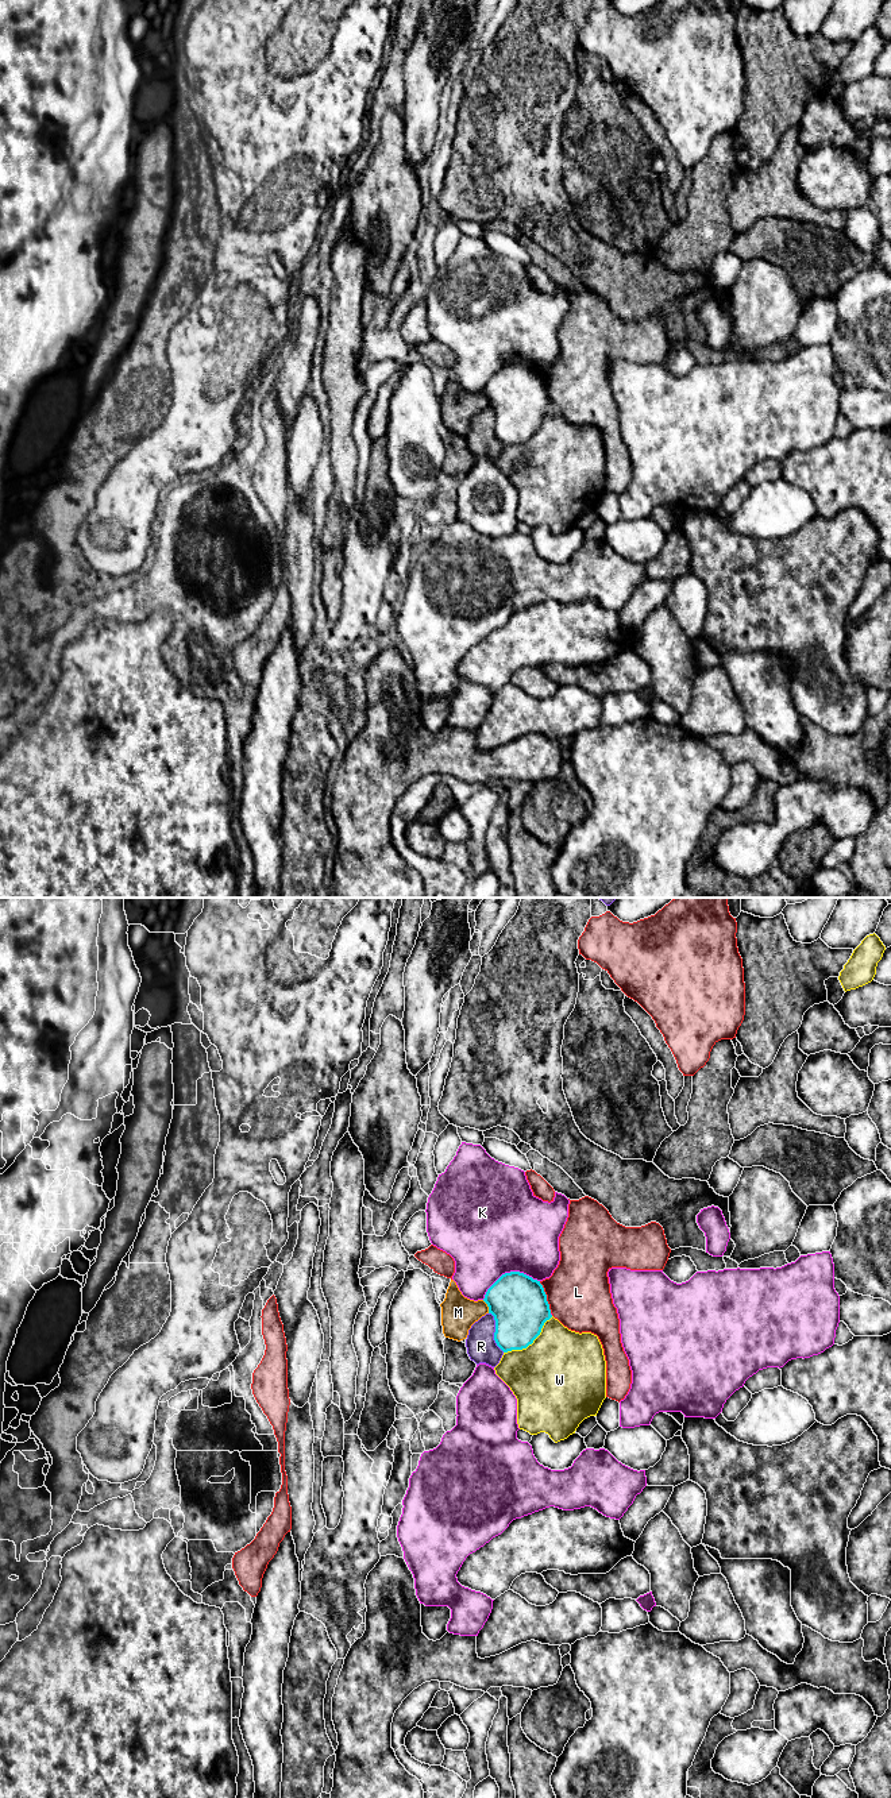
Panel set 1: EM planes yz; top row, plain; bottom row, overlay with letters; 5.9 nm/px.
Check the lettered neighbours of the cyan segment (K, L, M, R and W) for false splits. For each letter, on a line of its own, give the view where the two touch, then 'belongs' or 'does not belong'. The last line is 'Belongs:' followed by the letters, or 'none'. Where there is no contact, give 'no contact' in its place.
K: yz | does not belong
L: yz | does not belong
M: yz | does not belong
R: yz | does not belong
W: yz | does not belong
Belongs: none

